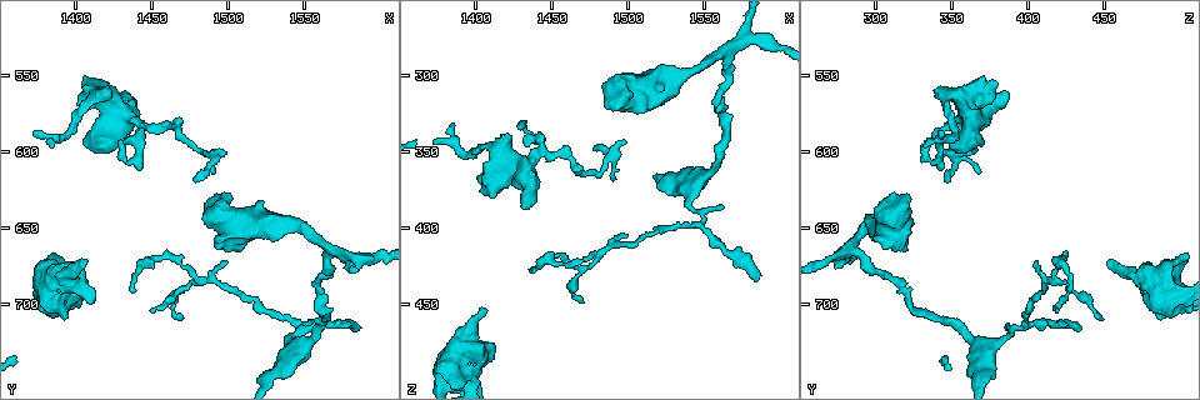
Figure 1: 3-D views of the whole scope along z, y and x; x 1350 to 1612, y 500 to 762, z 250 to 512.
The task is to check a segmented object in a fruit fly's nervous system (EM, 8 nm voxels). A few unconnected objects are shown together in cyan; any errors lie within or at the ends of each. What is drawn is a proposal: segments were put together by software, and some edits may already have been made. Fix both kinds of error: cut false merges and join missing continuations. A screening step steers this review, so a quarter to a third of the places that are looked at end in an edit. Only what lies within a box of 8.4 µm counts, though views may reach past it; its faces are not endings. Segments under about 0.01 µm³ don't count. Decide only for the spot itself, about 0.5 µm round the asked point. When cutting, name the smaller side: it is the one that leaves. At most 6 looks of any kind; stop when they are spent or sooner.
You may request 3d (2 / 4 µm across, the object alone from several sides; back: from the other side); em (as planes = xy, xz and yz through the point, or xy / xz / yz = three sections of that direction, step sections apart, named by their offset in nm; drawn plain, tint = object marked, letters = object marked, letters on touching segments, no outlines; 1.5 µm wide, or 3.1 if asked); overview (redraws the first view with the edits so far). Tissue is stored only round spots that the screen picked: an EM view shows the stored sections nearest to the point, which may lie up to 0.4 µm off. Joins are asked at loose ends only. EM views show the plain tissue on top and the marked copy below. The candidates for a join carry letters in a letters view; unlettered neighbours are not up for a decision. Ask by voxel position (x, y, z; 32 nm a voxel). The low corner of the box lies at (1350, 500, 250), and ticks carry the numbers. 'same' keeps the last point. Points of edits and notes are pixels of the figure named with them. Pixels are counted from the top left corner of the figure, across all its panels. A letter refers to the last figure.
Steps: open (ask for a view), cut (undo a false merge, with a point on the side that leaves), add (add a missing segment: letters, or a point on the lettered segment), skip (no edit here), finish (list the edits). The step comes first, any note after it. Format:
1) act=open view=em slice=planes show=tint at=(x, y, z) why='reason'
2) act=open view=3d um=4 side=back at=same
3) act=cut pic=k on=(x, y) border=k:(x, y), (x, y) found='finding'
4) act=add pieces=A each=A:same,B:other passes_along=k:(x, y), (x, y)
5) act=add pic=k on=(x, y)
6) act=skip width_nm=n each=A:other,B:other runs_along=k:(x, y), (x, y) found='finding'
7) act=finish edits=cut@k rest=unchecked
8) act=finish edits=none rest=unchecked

act=open view=3d um=4 at=(1484, 684, 414) why='branch point'

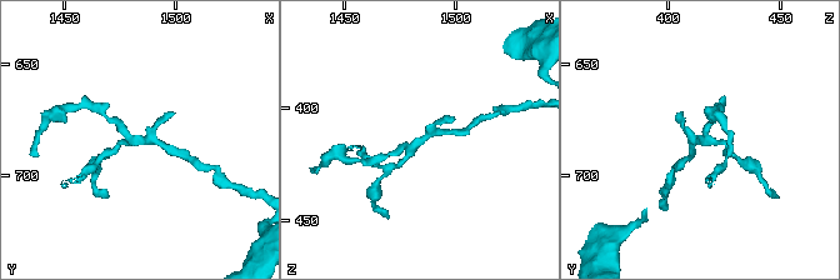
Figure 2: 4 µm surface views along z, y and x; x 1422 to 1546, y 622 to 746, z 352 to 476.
act=open view=em slice=yz step=4 show=tint at=(1484, 684, 415) why='now the EM'

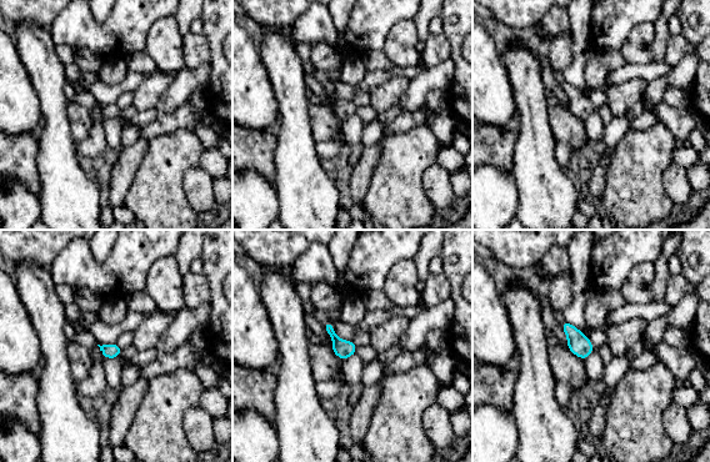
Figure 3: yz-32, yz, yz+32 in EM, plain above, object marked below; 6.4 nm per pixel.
act=open view=em slice=planes show=letters at=same why='cut it another way'

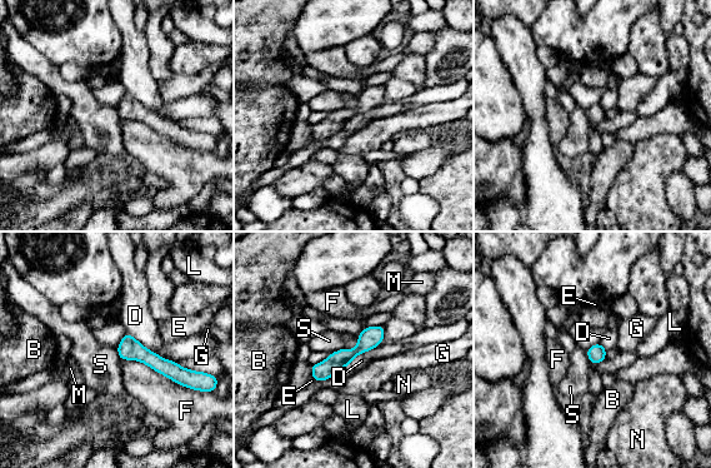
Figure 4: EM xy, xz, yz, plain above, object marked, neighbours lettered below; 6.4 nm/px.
act=skip longest_contact=F:440nm each=B:other,D:other,E:other,F:other,G:other,L:other,M:other,N:other,S:other found='continuous, no second cell'

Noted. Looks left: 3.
act=open view=3d um=2 at=(1402, 672, 452) why='an open end'

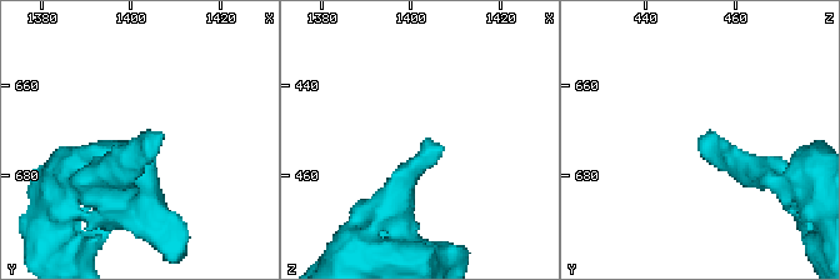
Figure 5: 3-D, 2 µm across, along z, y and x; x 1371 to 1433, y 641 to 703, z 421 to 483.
act=open view=em slice=planes show=letters at=(1403, 672, 452) why='shape alone is not enough'

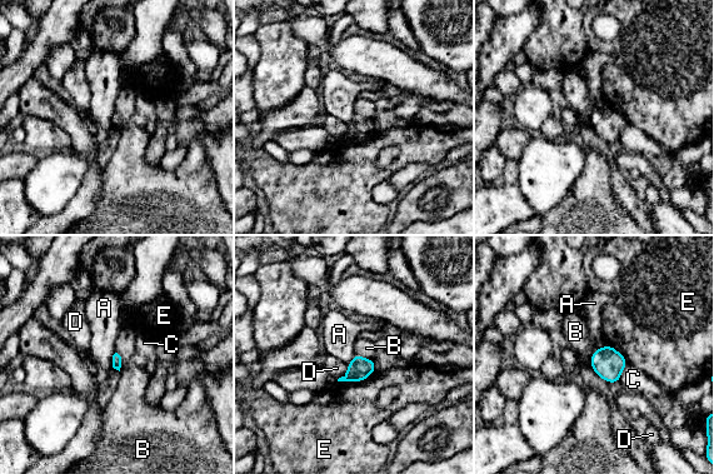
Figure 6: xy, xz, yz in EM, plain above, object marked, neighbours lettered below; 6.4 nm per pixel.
act=skip each=A:other,B:other,C:other,D:other,E:other found='none of them fits'

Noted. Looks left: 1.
act=open view=em slice=planes show=letters at=(1386, 598, 330) why='an open end'

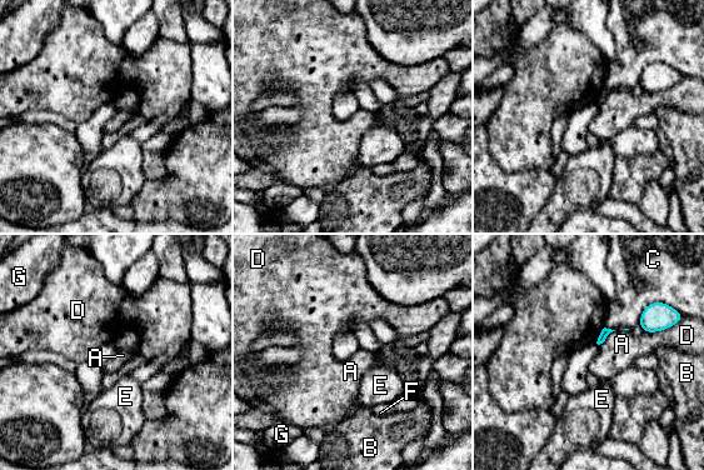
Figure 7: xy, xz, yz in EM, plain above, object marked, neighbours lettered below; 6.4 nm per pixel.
act=skip each=A:other,B:other,C:other,D:other,E:other,F:other,G:other border=7:(615, 330), (598, 345) found='none of them fits'

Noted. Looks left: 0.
act=finish edits=none rest=unchecked

